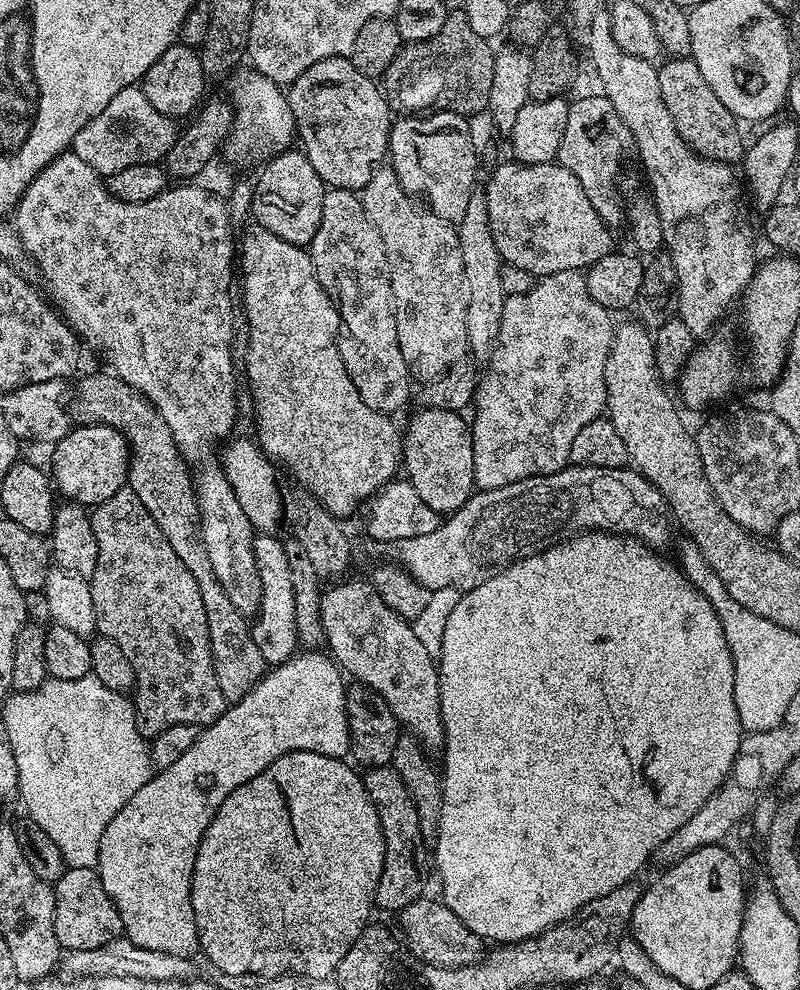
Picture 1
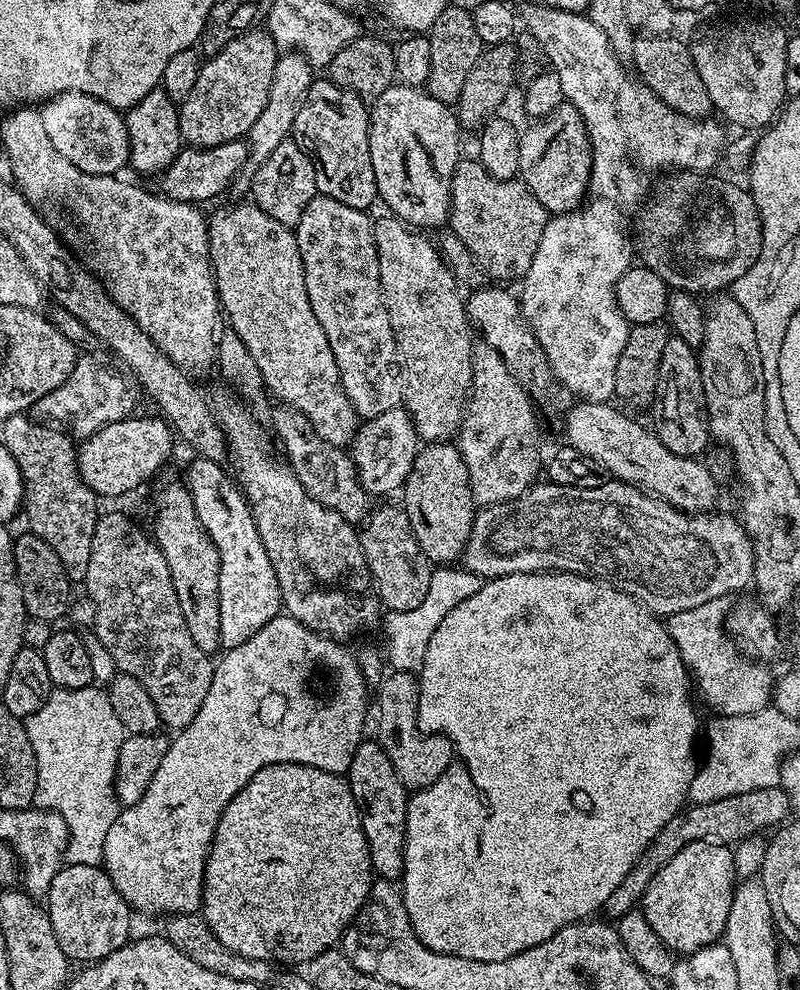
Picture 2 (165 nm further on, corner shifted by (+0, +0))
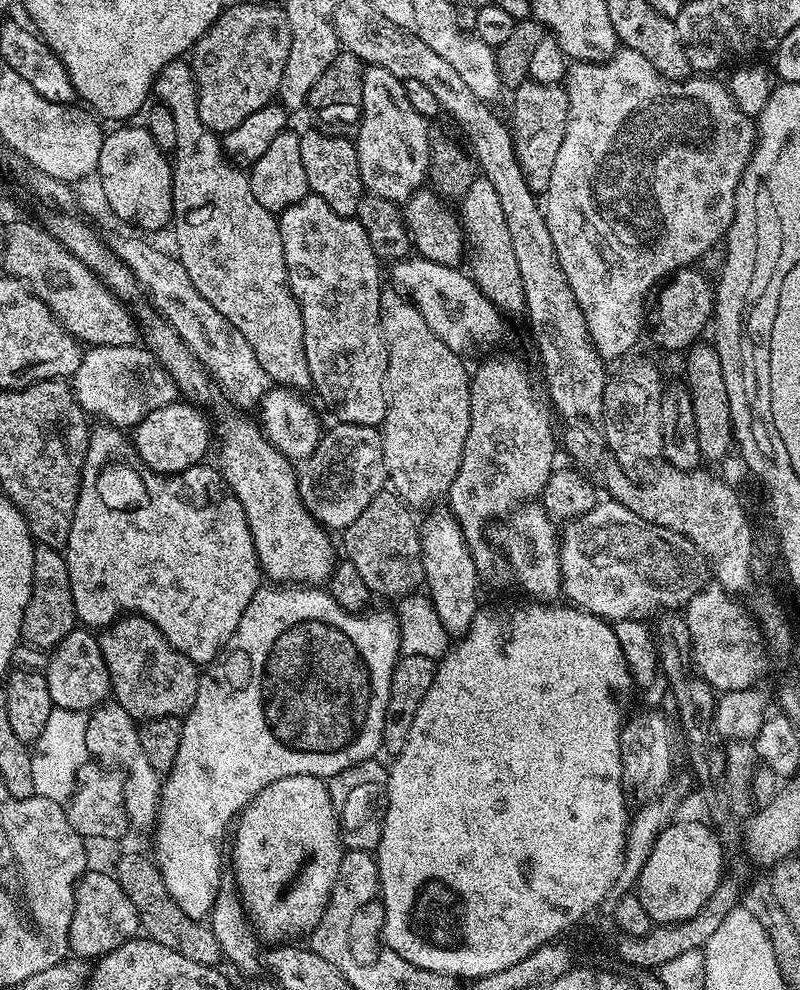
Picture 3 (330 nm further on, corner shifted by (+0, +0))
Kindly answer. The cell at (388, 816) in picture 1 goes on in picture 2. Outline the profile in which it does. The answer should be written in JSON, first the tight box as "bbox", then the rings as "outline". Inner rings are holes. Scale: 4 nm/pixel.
{"bbox":[346,738,410,881],"outline":[[[372,738],[361,740],[358,750],[354,750],[346,779],[360,811],[373,873],[381,880],[399,881],[404,875],[404,839],[410,799],[408,789],[404,787],[398,774],[394,774],[394,766],[390,766],[390,758],[384,747]]]}

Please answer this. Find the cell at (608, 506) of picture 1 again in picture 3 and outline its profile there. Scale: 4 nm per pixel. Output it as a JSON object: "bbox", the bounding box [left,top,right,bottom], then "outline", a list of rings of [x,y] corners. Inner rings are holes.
{"bbox":[558,498,710,622],"outline":[[[611,498],[601,499],[586,514],[576,520],[567,521],[558,539],[563,595],[568,595],[572,599],[569,601],[575,607],[609,622],[648,618],[644,616],[651,612],[660,614],[665,610],[683,609],[688,600],[705,587],[704,575],[707,577],[710,572],[700,549],[694,546],[694,542],[690,542],[690,538],[666,526],[646,522],[641,516]]]}

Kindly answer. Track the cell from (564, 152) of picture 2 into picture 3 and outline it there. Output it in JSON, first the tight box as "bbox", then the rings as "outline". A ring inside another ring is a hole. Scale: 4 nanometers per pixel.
{"bbox":[510,82,568,194],"outline":[[[531,82],[515,85],[514,92],[516,101],[512,104],[510,131],[518,166],[522,170],[522,178],[526,178],[526,186],[530,186],[534,193],[544,194],[548,191],[550,170],[554,170],[554,157],[558,155],[558,146],[568,121],[568,94],[558,84]]]}

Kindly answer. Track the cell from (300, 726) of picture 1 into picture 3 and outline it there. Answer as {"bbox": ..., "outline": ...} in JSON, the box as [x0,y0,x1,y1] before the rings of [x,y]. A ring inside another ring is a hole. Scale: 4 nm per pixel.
{"bbox":[154,586,402,920],"outline":[[[262,586],[254,594],[254,598],[250,598],[250,606],[246,606],[246,610],[242,614],[242,618],[238,622],[238,630],[234,630],[234,634],[230,638],[230,642],[226,642],[224,649],[217,654],[216,659],[211,664],[207,665],[199,673],[200,685],[198,686],[198,698],[194,702],[194,706],[188,711],[187,716],[182,720],[182,742],[178,742],[178,758],[174,758],[174,767],[168,771],[163,777],[160,785],[160,809],[156,812],[156,823],[154,833],[156,832],[156,856],[154,855],[154,863],[156,869],[160,872],[162,882],[166,886],[166,890],[170,894],[170,898],[174,898],[174,902],[178,902],[178,906],[182,906],[182,914],[190,914],[190,918],[195,920],[204,920],[212,912],[214,906],[214,898],[218,898],[220,893],[220,874],[226,864],[226,848],[220,845],[220,839],[224,836],[224,831],[233,827],[234,821],[243,812],[244,807],[249,804],[255,796],[262,791],[266,786],[270,786],[270,782],[278,782],[278,778],[290,778],[294,774],[310,774],[327,778],[338,774],[342,770],[346,770],[350,766],[354,766],[363,760],[371,760],[381,751],[384,743],[384,723],[386,722],[386,702],[390,702],[390,682],[394,674],[394,666],[397,660],[400,659],[402,653],[400,648],[400,624],[397,620],[397,613],[390,612],[372,612],[373,610],[365,611],[363,614],[359,612],[347,612],[346,609],[339,608],[336,605],[331,594],[320,586]]]}

